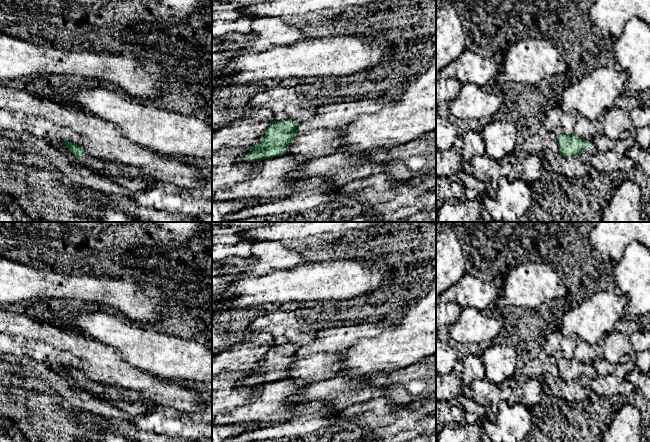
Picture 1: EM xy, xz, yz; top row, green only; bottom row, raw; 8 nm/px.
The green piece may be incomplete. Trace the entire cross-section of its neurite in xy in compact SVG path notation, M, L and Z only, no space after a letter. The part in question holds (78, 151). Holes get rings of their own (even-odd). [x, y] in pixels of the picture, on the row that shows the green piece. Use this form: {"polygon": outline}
{"polygon": "M62 139L62 144L65 145L77 158L81 158L86 155L85 150L79 145Z"}

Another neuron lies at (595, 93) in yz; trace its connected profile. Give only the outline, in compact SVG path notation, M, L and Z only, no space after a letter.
M599 67L580 81L565 88L562 92L560 107L565 113L574 110L588 120L599 120L604 111L614 106L615 98L627 92L626 80L627 76L620 68Z

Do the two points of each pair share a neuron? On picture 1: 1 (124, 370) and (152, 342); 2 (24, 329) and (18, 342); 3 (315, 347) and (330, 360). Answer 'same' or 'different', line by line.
1: different
2: different
3: different

